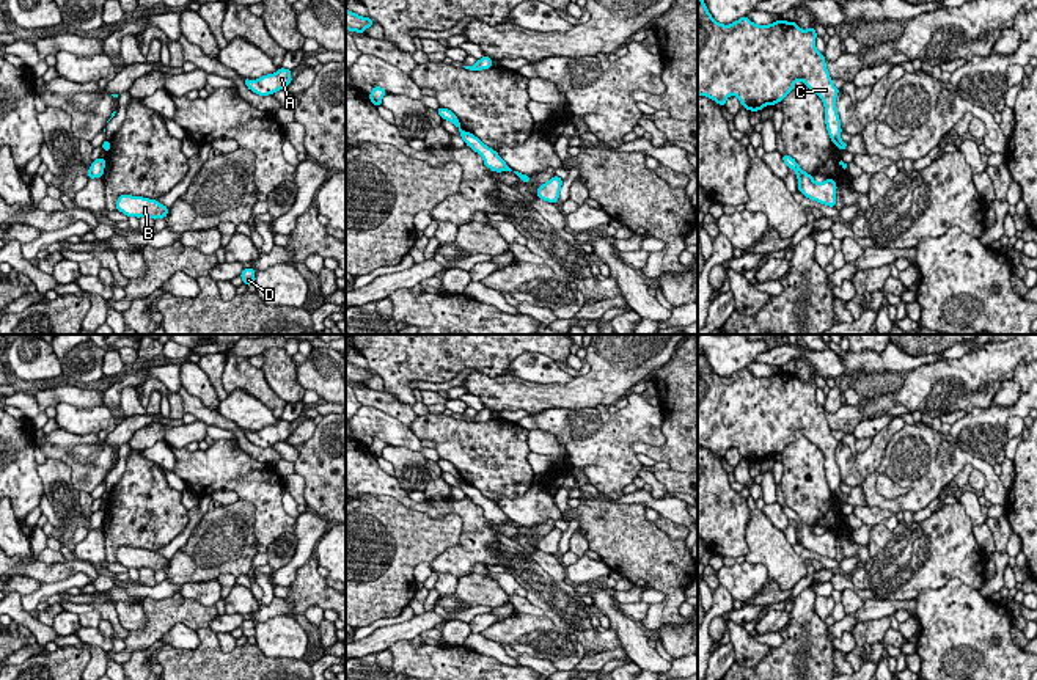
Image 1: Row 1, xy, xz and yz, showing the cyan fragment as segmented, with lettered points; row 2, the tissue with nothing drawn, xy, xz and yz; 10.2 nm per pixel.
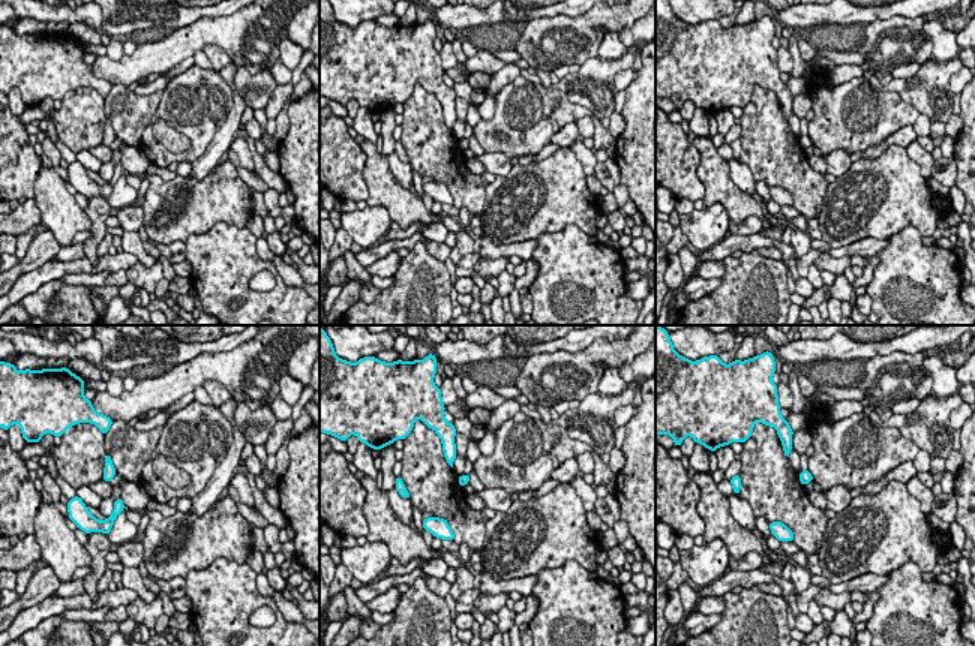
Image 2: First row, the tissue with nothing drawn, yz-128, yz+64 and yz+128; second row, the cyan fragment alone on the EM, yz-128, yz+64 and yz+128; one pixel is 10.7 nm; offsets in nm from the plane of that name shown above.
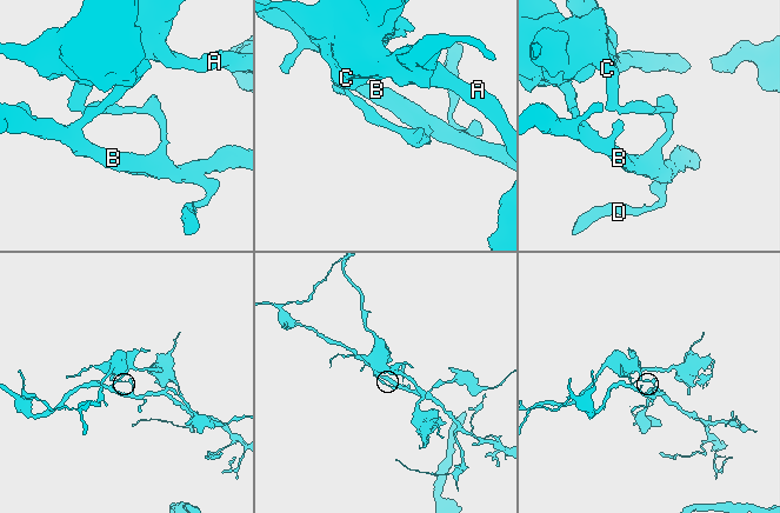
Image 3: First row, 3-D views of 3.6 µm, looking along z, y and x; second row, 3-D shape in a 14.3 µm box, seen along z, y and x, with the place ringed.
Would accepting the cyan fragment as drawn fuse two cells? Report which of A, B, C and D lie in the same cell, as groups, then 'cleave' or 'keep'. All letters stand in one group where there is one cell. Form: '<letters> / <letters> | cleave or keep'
A C / B D | cleave

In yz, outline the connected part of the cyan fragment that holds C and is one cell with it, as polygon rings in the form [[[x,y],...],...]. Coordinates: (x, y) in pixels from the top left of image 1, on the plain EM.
[[[698,349],[698,446],[707,448],[721,459],[729,448],[737,448],[742,459],[751,463],[775,457],[801,432],[825,457],[825,474],[831,493],[841,496],[841,471],[836,462],[837,441],[828,426],[825,408],[815,400],[814,378],[801,382],[795,374],[776,372],[756,377],[740,369],[731,377],[718,375],[709,364],[704,350]]]

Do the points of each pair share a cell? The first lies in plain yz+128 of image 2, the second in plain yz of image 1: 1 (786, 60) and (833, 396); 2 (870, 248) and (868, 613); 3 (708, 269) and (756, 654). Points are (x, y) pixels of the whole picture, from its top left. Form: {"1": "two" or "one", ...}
{"1": "one", "2": "one", "3": "two"}

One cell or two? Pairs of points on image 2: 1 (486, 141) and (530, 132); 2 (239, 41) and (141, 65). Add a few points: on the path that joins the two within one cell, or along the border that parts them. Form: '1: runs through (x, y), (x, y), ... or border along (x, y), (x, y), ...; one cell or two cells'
1: runs through (497, 144), (513, 144), (519, 138); one cell
2: runs through (215, 36), (191, 38), (165, 54); one cell

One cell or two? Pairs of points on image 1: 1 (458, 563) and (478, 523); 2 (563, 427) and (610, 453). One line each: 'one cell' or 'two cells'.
1: one cell
2: one cell

